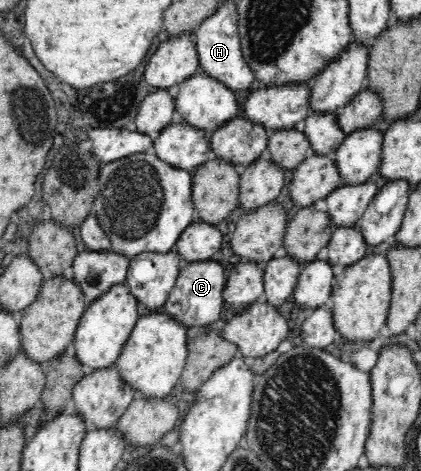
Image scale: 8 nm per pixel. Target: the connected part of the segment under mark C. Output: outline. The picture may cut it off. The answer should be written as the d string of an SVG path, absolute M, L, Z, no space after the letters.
M216 261L187 265L180 270L176 285L163 305L164 311L171 319L186 326L190 336L204 332L210 326L222 323L221 314L224 305L222 293L226 283L224 269Z

